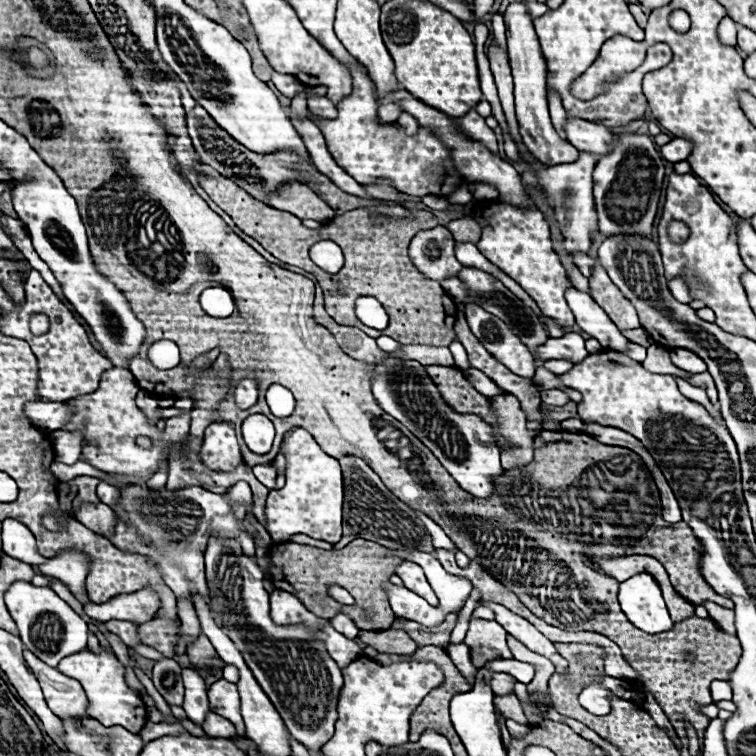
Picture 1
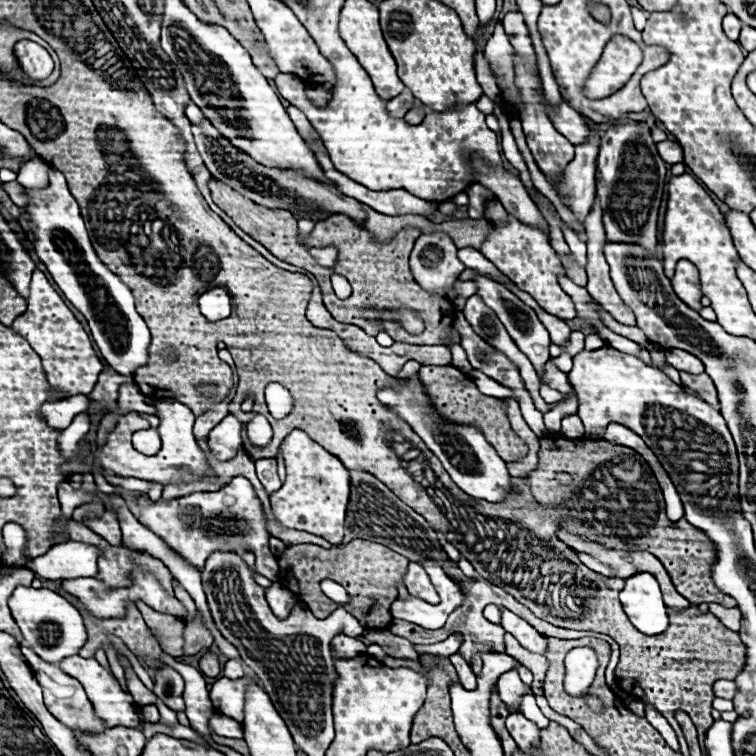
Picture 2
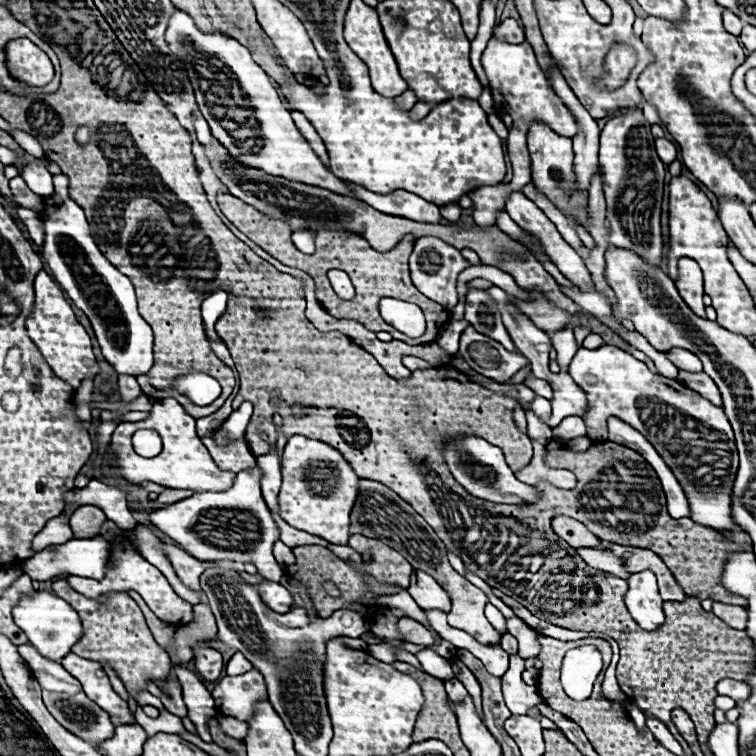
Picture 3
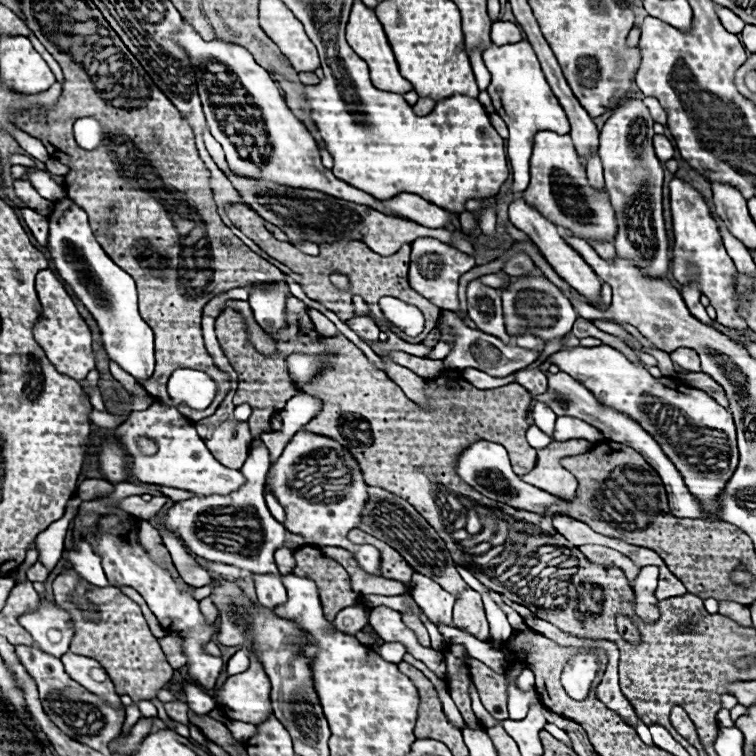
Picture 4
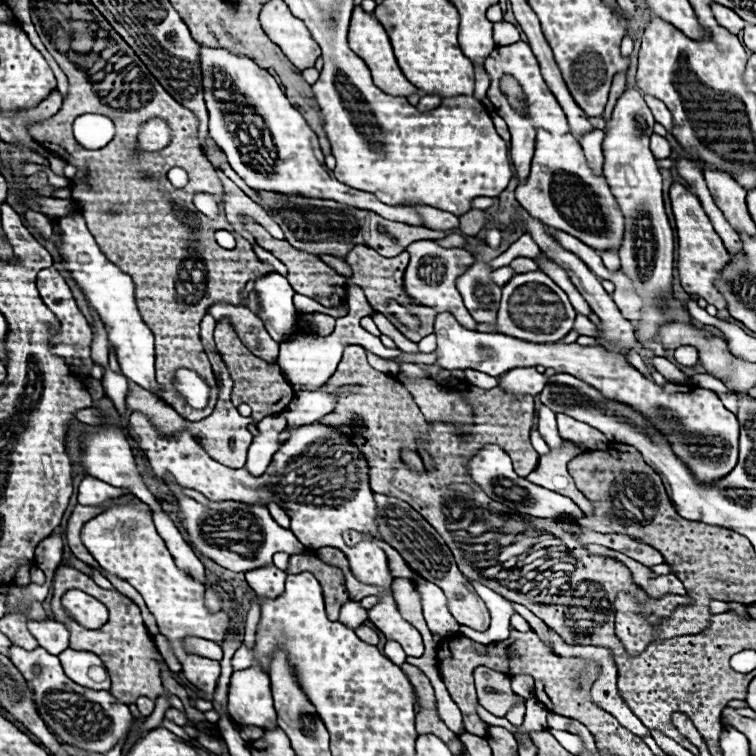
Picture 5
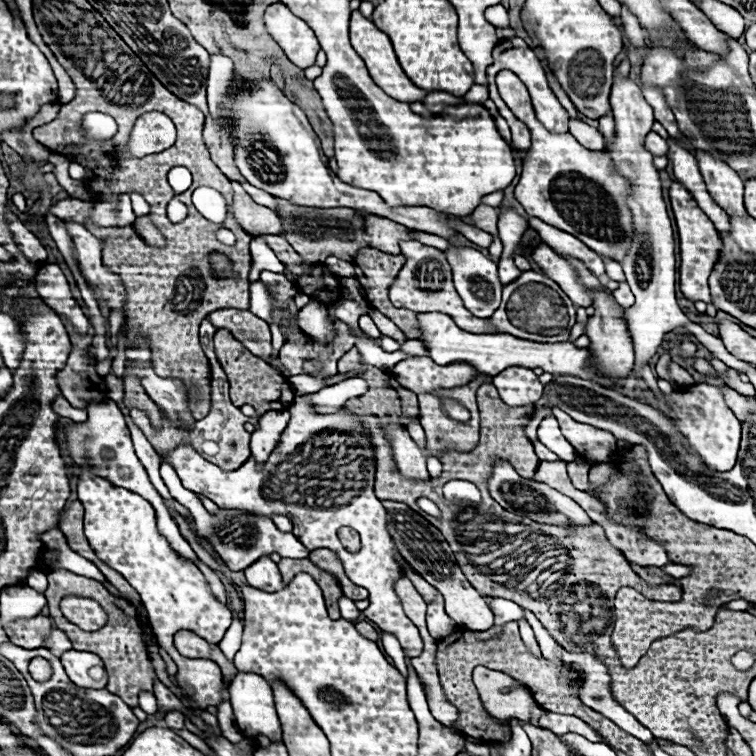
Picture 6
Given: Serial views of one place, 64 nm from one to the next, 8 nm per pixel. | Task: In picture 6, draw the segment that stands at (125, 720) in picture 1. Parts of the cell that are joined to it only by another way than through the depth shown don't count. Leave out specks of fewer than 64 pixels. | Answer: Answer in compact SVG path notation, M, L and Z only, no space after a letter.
M68 650L60 656L60 662L68 674L68 678L82 688L104 688L108 684L108 676L102 660L92 652Z

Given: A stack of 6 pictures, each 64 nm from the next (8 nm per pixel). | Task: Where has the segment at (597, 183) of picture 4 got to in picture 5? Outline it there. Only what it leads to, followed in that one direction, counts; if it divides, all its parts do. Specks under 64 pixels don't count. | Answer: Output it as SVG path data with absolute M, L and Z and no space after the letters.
M592 130L580 142L582 148L584 148L584 156L586 156L594 174L602 174L602 162L604 162L604 158L602 158L602 138L604 138L602 130Z

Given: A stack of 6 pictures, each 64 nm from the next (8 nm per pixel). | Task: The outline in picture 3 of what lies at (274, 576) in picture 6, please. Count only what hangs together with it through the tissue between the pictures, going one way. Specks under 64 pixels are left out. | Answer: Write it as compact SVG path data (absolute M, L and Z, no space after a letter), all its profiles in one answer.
M264 580L256 588L258 588L262 600L266 602L266 606L270 606L274 612L284 614L284 612L290 610L290 606L292 606L292 594L280 582Z

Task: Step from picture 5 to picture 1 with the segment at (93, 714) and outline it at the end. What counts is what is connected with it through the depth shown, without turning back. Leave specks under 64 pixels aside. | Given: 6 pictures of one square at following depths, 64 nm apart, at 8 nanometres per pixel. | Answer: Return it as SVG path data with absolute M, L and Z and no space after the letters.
M24 650L24 660L36 674L48 708L60 718L84 718L86 714L86 694L78 680L60 674L56 668L46 666L30 650Z

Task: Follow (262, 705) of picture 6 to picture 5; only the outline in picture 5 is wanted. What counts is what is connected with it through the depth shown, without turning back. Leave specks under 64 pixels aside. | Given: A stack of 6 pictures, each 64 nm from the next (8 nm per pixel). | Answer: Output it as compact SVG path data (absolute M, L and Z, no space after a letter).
M254 662L250 668L232 673L228 688L228 712L240 726L276 726L270 678L258 663Z

